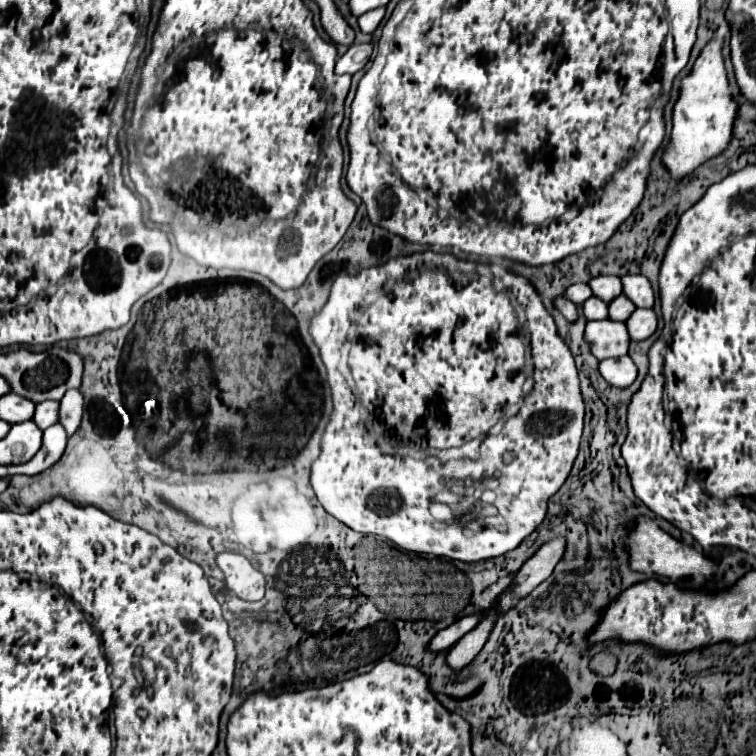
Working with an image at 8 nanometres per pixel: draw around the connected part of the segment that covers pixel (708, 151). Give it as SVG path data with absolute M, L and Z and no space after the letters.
M710 40L694 62L692 72L680 80L678 100L672 110L672 134L662 152L662 164L674 182L680 182L680 178L692 174L706 160L722 154L732 140L732 128L738 118L738 102L734 100L728 84L722 46L724 40Z

